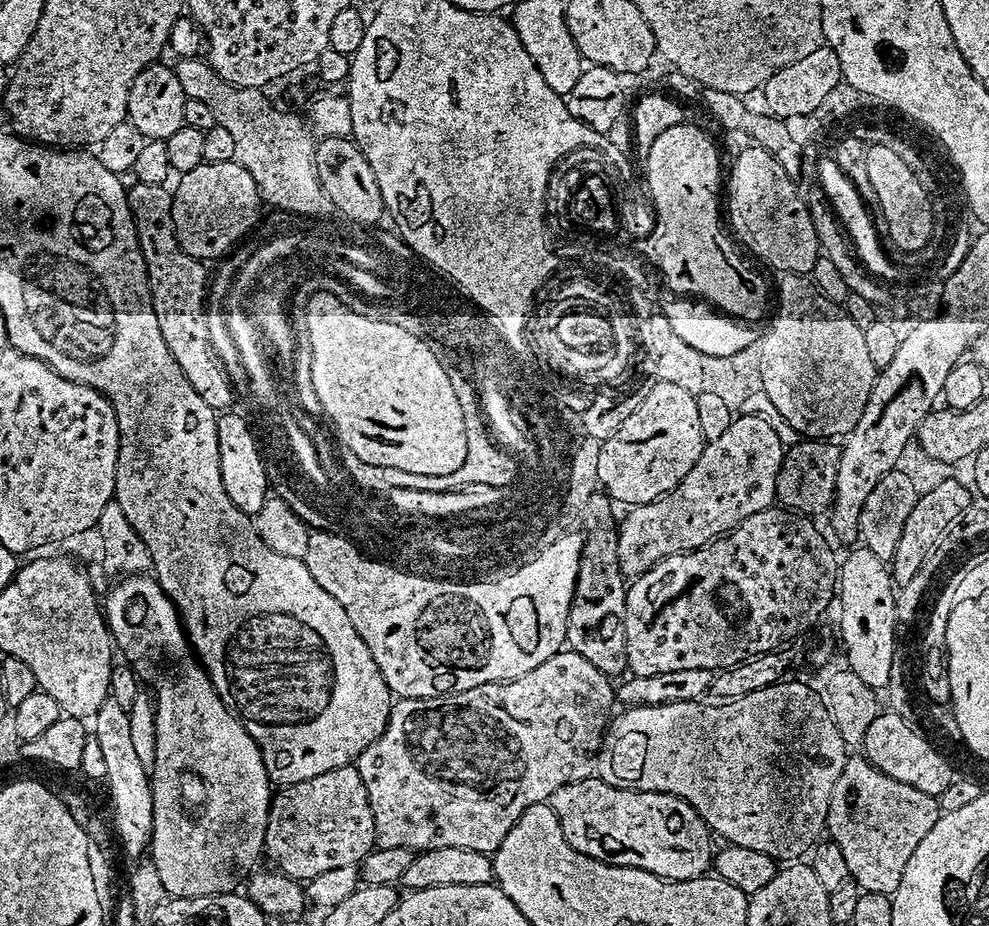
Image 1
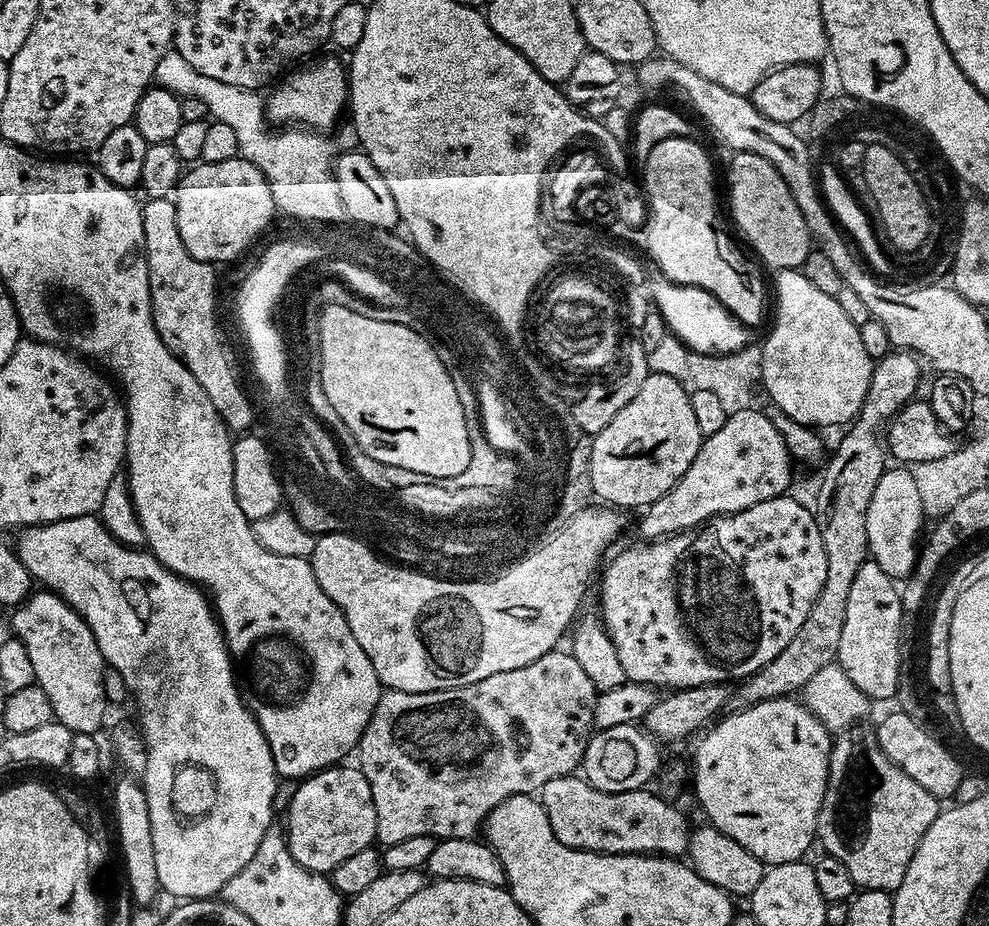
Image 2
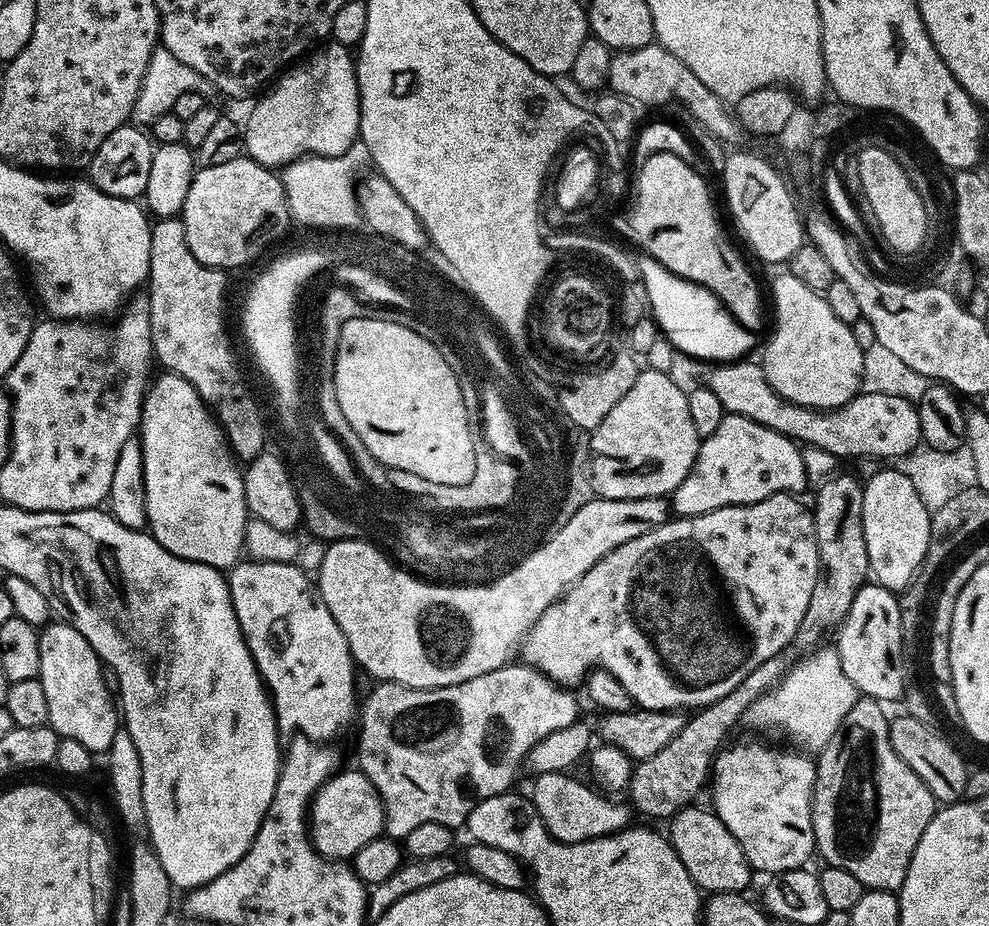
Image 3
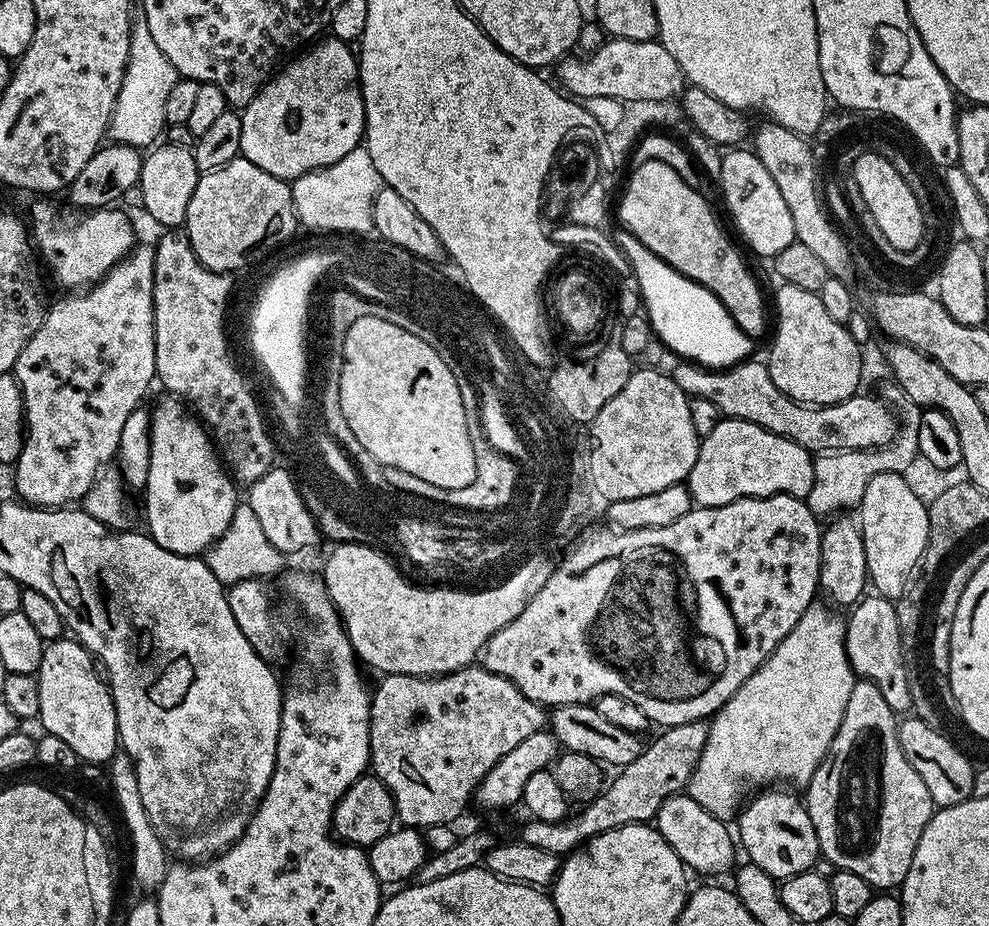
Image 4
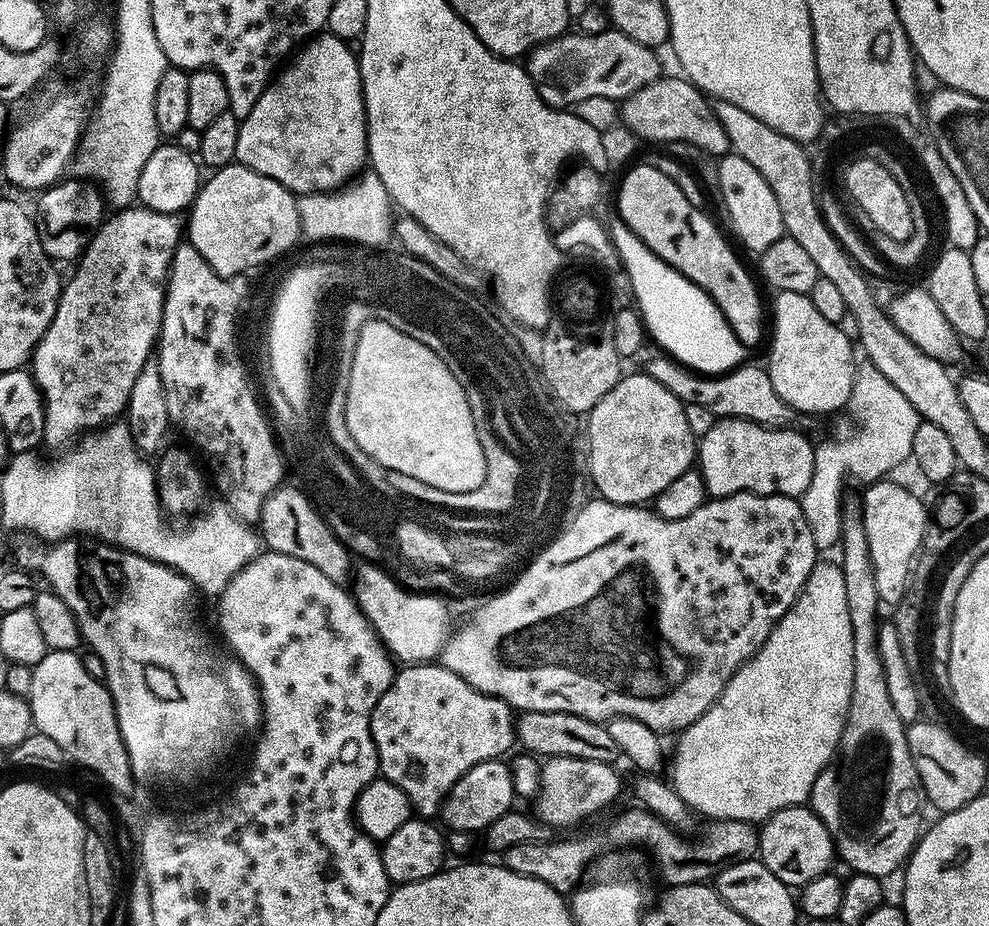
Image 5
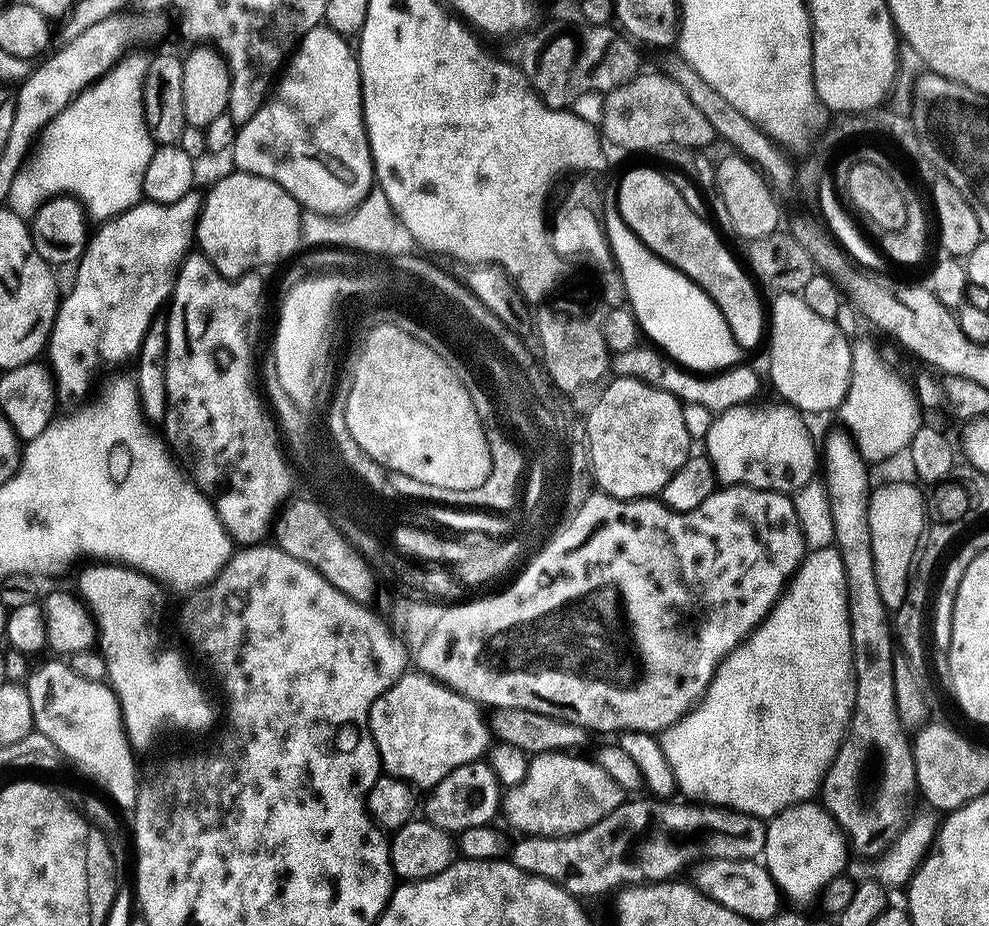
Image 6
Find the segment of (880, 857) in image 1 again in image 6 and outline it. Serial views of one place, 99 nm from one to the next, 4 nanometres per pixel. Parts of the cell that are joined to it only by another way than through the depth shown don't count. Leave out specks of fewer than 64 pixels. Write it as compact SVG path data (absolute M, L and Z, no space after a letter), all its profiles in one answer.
M838 426L825 438L824 448L822 444L822 483L824 493L828 495L830 518L834 518L834 546L840 552L846 574L856 697L852 703L852 723L848 726L848 735L844 737L844 744L838 750L830 770L824 775L822 804L844 829L853 849L868 848L875 836L882 835L887 828L895 829L905 819L904 807L908 804L908 795L917 791L912 744L909 733L898 718L896 705L892 653L894 631L890 623L890 609L878 594L872 573L868 467L860 457L851 432Z

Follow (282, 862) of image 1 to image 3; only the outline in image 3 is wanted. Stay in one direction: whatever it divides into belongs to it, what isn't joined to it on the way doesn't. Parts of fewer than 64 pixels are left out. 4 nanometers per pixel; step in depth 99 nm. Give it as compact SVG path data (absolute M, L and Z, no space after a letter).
M341 770L316 792L310 809L310 835L316 853L327 860L351 861L353 856L384 832L384 803L363 772Z

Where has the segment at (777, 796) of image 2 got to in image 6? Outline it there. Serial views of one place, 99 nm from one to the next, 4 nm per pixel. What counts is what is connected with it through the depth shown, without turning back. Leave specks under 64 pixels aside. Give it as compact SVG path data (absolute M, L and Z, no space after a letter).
M816 802L795 804L767 821L766 846L762 863L772 875L772 881L785 897L798 903L815 901L824 887L845 871L850 844L844 829L837 824L827 808Z

